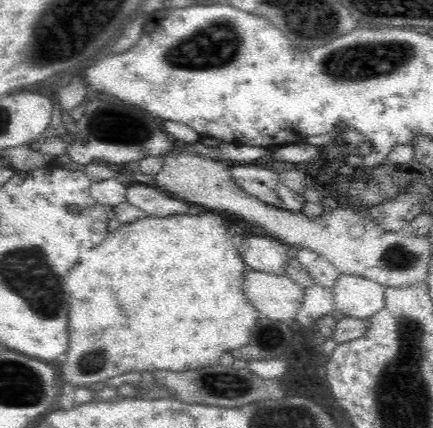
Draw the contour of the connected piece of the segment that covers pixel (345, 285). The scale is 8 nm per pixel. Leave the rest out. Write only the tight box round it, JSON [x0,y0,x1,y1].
[331,274,386,319]

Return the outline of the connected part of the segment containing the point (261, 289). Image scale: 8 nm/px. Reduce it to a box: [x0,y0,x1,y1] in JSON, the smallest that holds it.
[242,270,307,324]

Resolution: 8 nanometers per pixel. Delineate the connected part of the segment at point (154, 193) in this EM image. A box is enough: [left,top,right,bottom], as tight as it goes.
[125,184,196,217]

